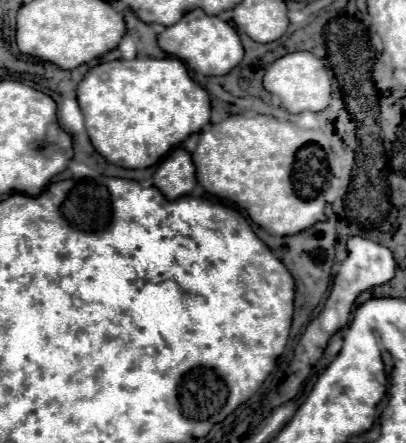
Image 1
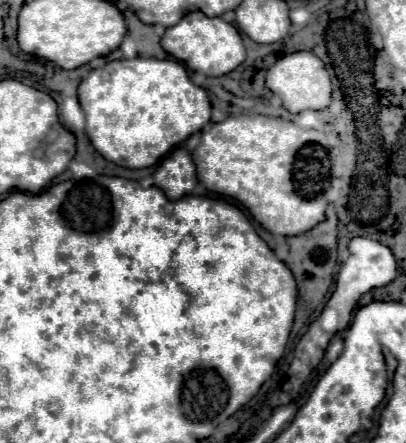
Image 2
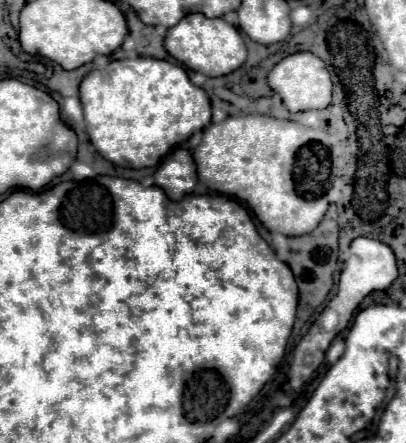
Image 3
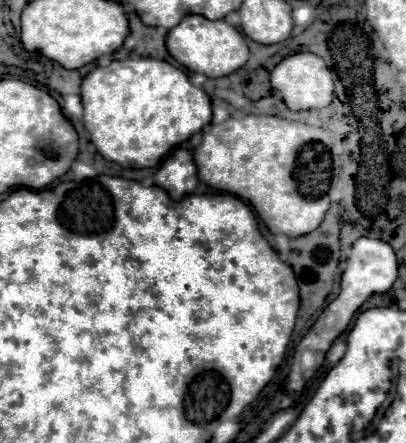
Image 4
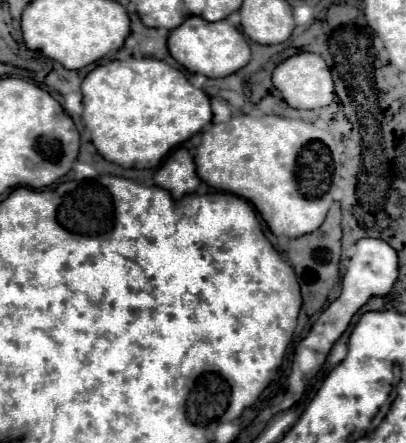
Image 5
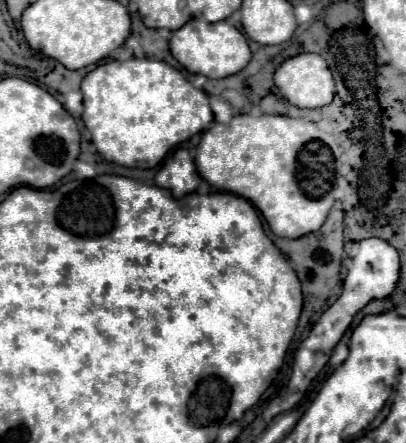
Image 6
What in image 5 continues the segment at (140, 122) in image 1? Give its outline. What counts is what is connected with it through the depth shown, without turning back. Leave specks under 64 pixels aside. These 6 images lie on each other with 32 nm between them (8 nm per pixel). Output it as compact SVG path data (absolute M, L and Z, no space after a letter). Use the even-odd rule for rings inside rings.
M156 58L112 60L106 66L96 66L82 80L82 96L82 120L92 134L92 144L108 162L116 162L124 168L156 168L174 146L190 140L190 136L198 134L212 122L210 98L204 90L194 88L184 72Z

